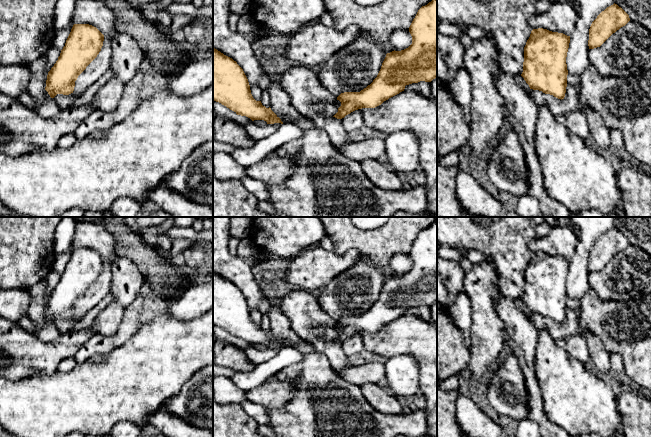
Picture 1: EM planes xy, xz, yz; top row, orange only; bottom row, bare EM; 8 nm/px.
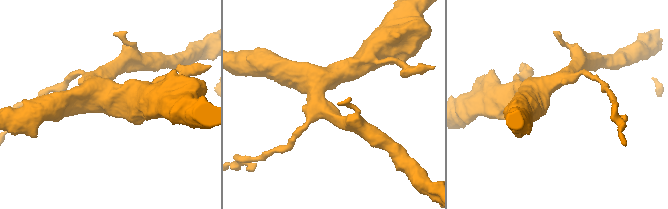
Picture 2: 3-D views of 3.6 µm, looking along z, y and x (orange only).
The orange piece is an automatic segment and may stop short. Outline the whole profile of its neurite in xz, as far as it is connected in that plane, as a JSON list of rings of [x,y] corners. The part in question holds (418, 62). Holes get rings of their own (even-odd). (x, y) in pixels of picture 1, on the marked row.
[[[432,0],[418,10],[409,32],[412,44],[404,50],[387,53],[377,77],[370,85],[360,92],[344,92],[337,97],[341,106],[333,117],[342,119],[355,110],[375,108],[404,91],[406,85],[420,81],[431,82],[437,78],[437,0]]]

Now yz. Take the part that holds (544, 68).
[[[543,28],[531,31],[524,47],[523,72],[521,74],[530,89],[542,91],[561,100],[564,99],[567,87],[566,57],[569,43],[570,36],[563,33],[552,32]]]

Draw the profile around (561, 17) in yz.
[[[555,2],[549,10],[529,18],[528,22],[532,29],[543,28],[552,32],[563,33],[570,36],[579,19],[579,12],[572,3]]]

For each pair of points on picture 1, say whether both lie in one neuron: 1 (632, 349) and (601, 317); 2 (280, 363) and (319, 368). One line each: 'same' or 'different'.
1: same
2: different

